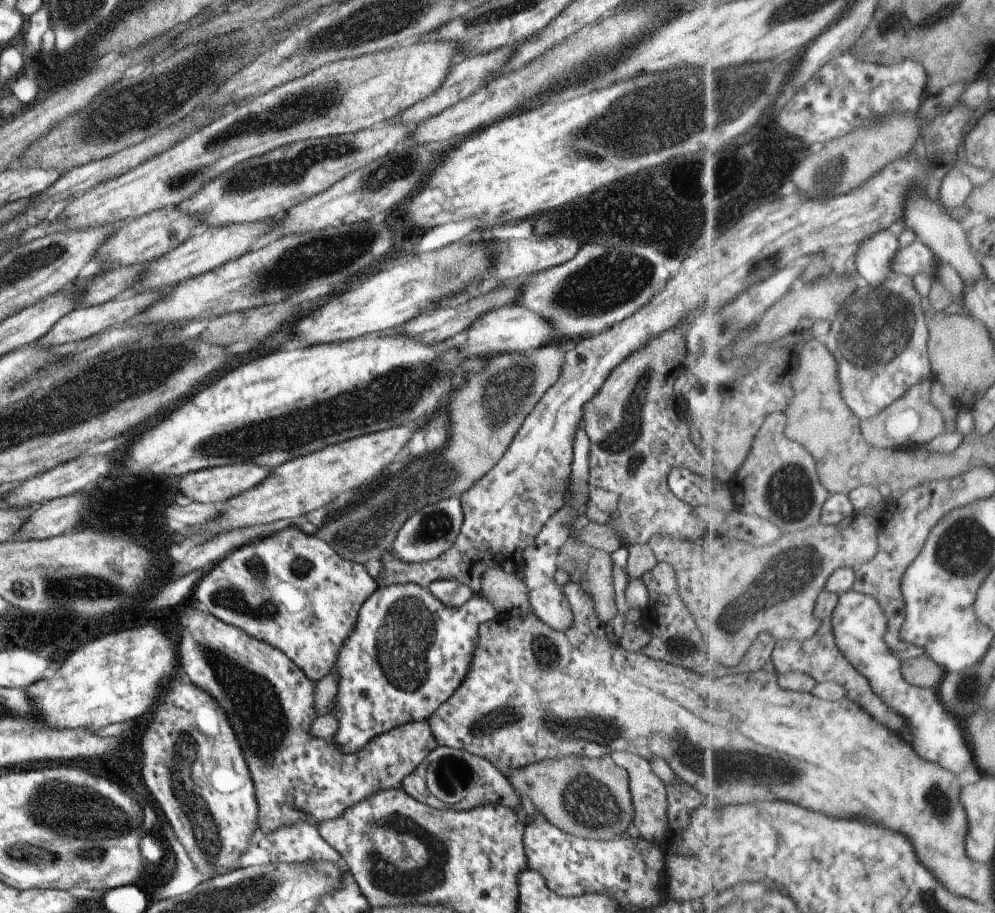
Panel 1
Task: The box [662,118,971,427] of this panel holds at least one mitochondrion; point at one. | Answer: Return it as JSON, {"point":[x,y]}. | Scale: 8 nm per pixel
{"point":[879,327]}

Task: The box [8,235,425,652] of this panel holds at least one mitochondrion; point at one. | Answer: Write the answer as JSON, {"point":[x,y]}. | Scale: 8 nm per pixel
{"point":[104,589]}

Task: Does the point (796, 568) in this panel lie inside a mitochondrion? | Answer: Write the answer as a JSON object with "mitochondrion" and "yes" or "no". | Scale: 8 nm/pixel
{"mitochondrion":"yes"}

